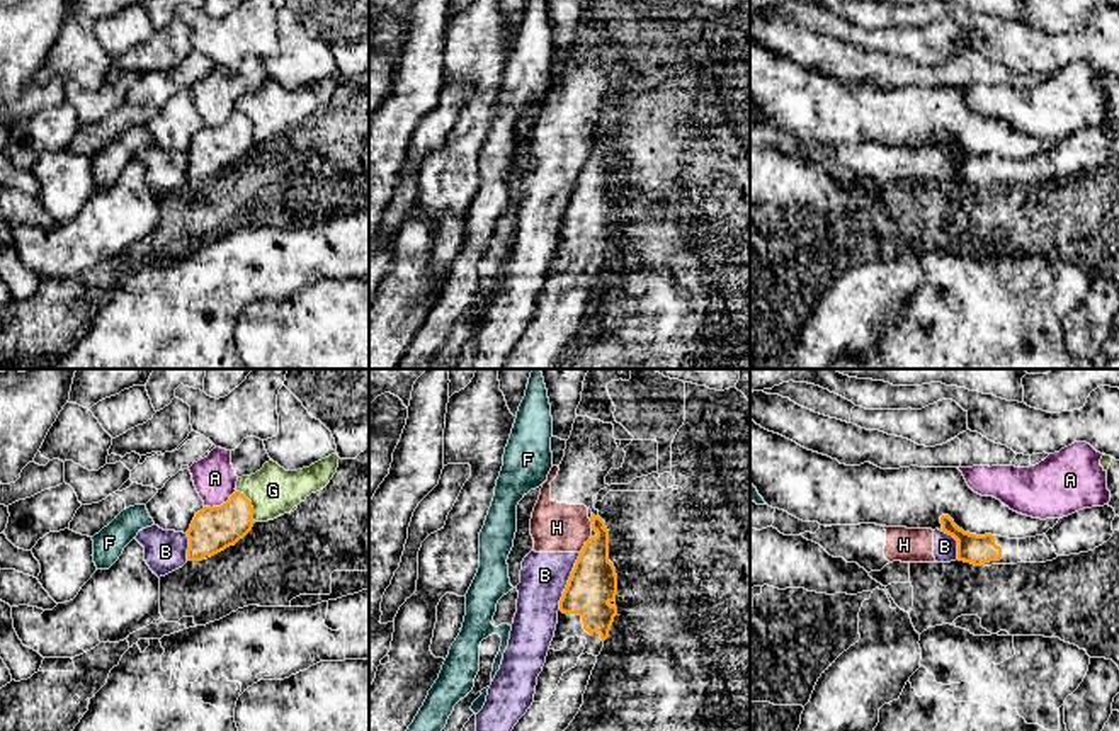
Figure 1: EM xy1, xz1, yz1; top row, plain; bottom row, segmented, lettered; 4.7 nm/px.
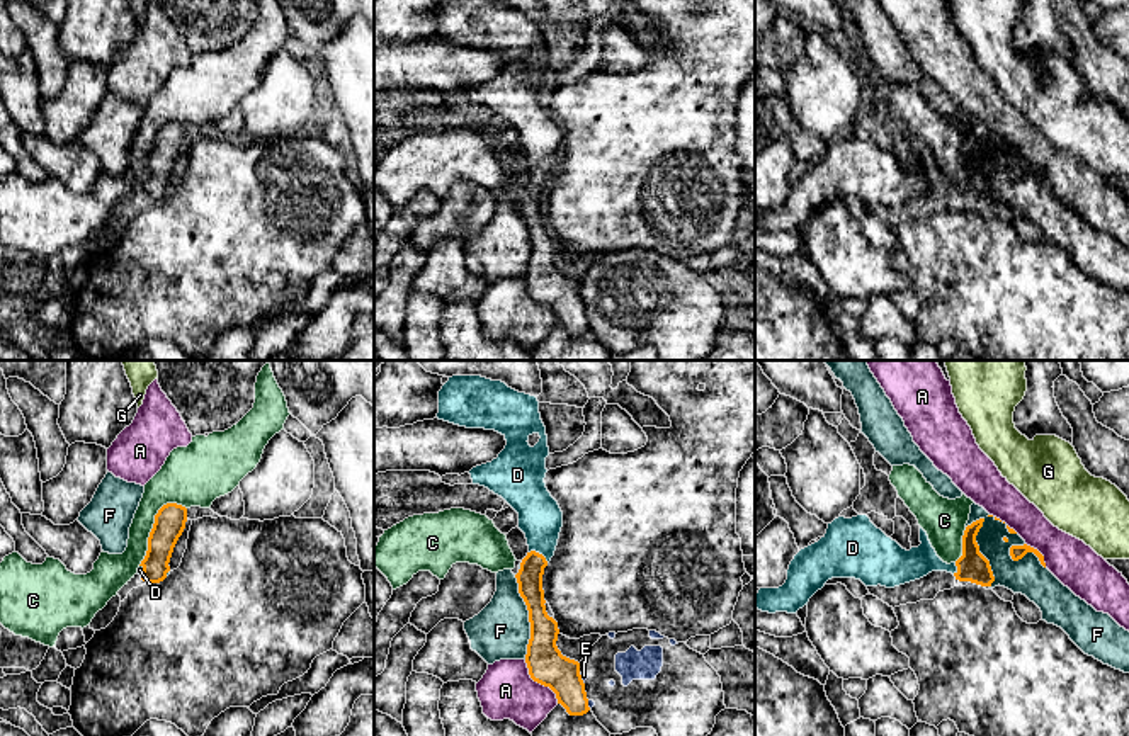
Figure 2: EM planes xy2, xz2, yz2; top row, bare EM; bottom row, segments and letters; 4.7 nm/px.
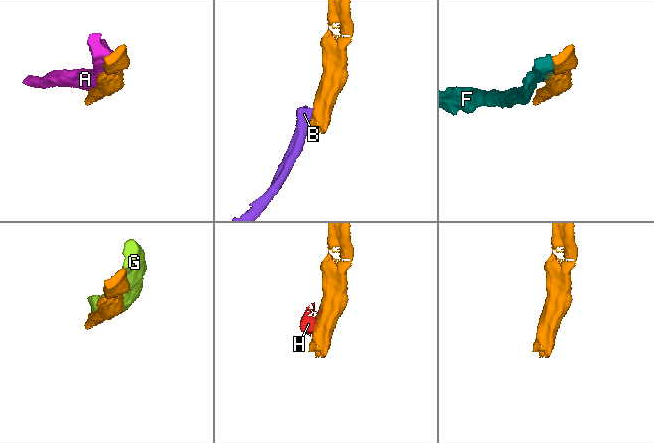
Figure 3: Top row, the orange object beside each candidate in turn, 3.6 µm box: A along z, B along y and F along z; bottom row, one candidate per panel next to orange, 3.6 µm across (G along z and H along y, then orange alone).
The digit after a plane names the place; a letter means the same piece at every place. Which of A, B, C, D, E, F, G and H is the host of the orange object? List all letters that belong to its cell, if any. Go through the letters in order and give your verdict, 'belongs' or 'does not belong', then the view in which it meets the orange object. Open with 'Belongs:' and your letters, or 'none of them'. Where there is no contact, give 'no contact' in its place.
Belongs: D
A: does not belong | xz2
B: does not belong | xz1
C: does not belong | xy2
D: belongs | xz2
E: does not belong | xz2
F: does not belong | yz2
G: does not belong | xy1
H: does not belong | xz1

